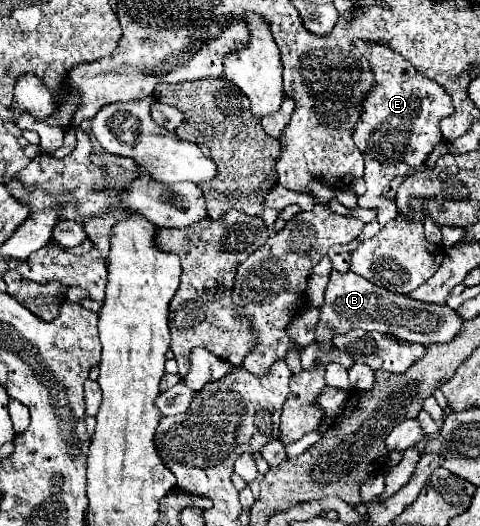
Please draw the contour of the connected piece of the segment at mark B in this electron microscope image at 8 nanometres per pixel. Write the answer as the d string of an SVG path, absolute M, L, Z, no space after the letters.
M332 271L330 281L326 285L324 303L318 309L320 317L314 329L314 339L320 345L322 351L334 349L334 335L344 335L350 329L364 329L364 331L380 331L386 335L392 335L396 339L404 339L410 343L420 345L432 345L432 343L450 343L462 329L464 319L450 309L448 305L438 303L422 303L408 299L408 295L398 295L394 291L386 291L382 287L374 287L374 283L362 279L360 275L346 271Z

